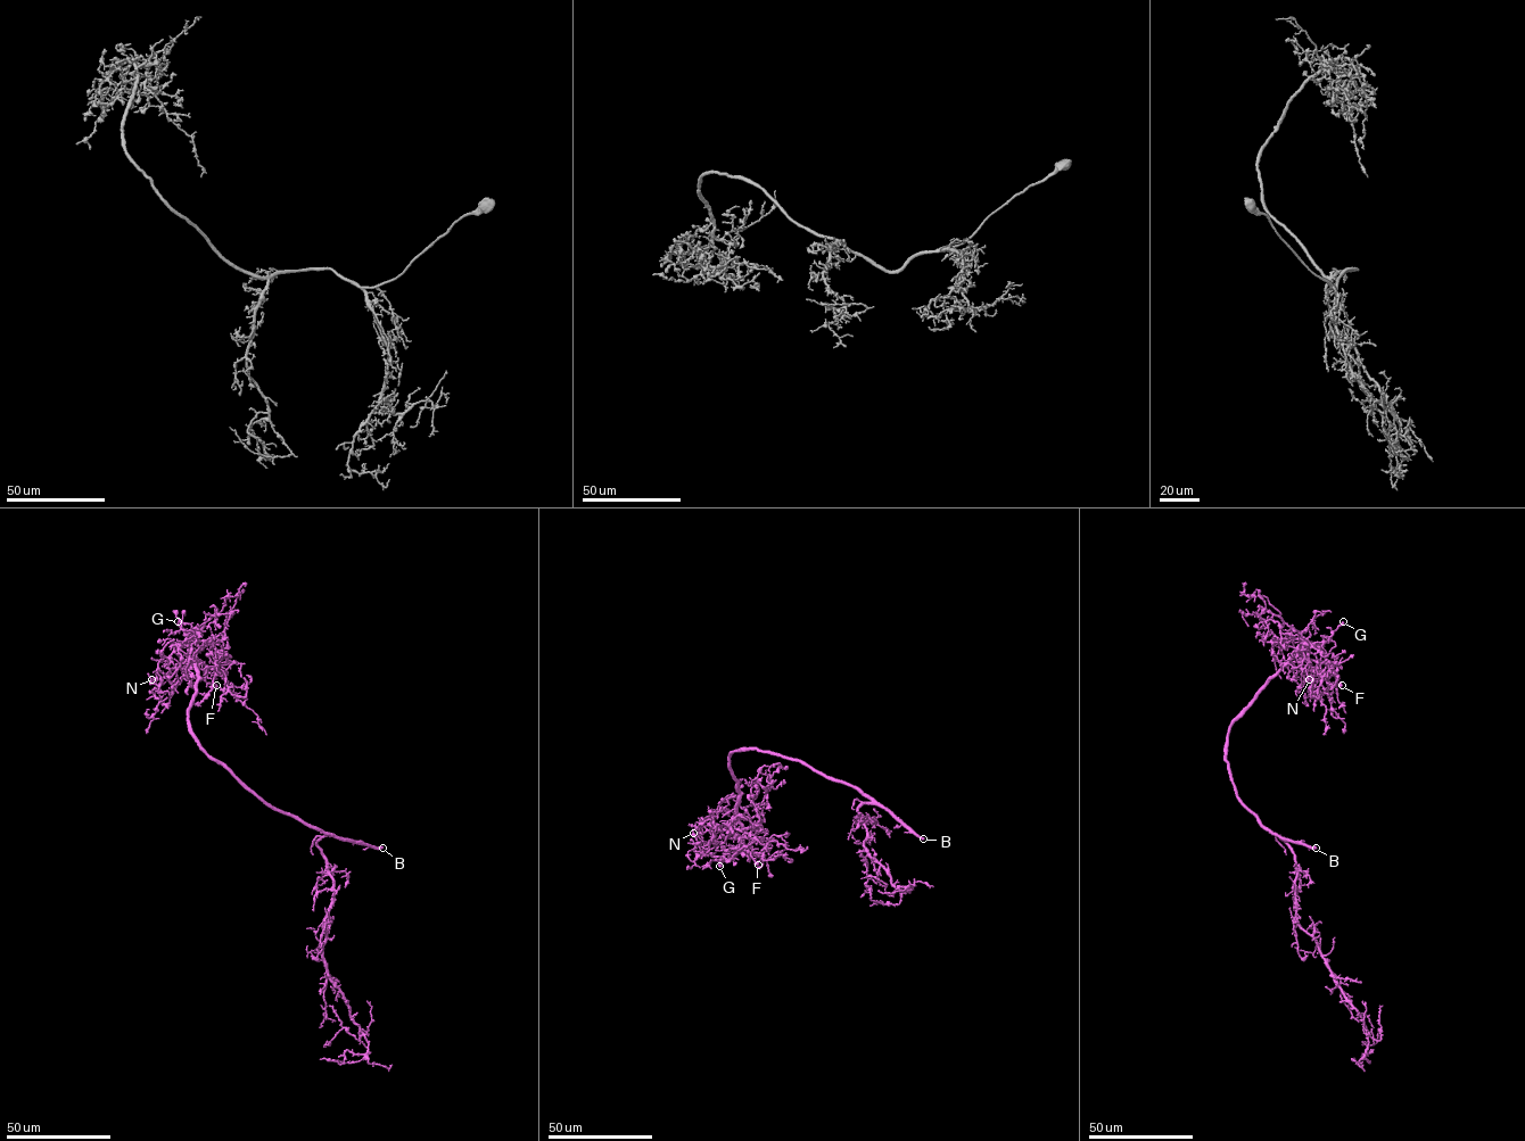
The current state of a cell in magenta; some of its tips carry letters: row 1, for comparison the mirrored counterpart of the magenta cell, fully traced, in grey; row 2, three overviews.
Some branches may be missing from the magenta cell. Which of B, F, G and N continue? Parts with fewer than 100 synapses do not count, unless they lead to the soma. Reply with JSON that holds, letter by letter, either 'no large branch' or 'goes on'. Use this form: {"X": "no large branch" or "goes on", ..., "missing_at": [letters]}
{"B": "goes on", "F": "no large branch", "G": "no large branch", "N": "no large branch", "missing_at": ["B"]}

